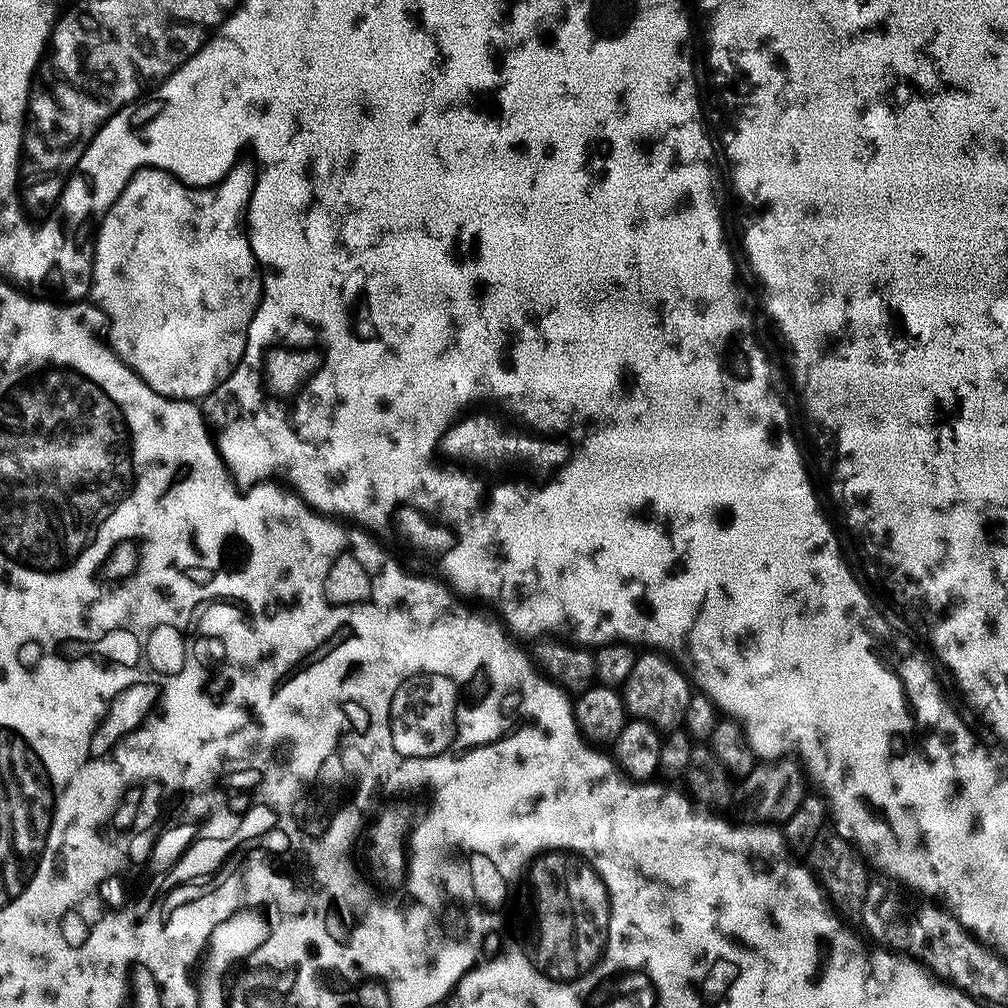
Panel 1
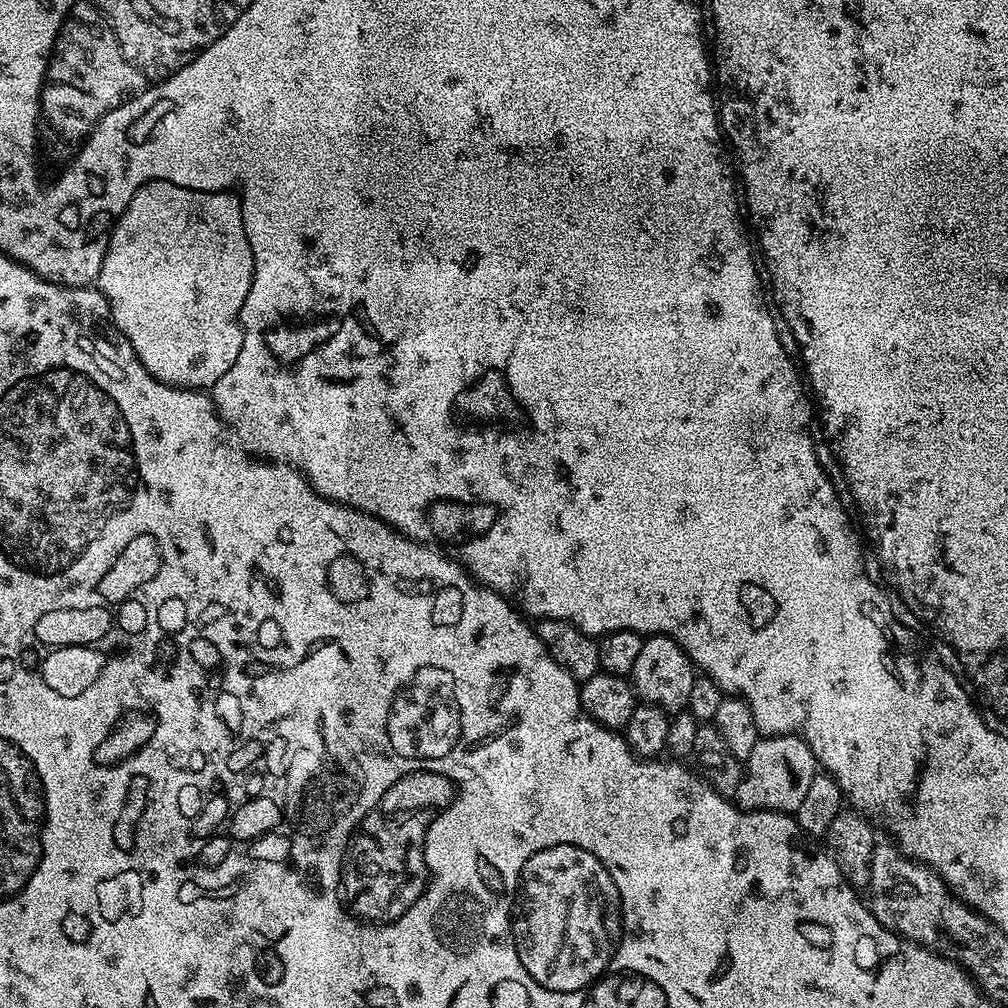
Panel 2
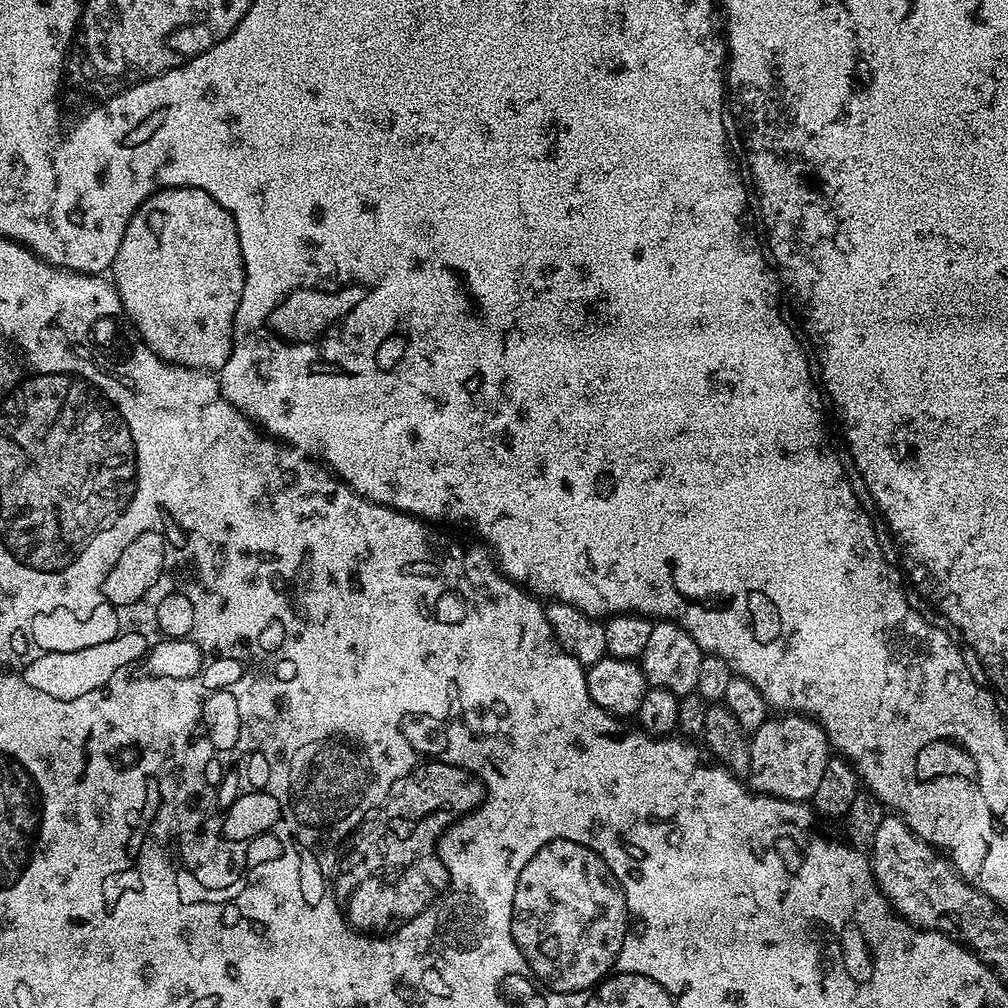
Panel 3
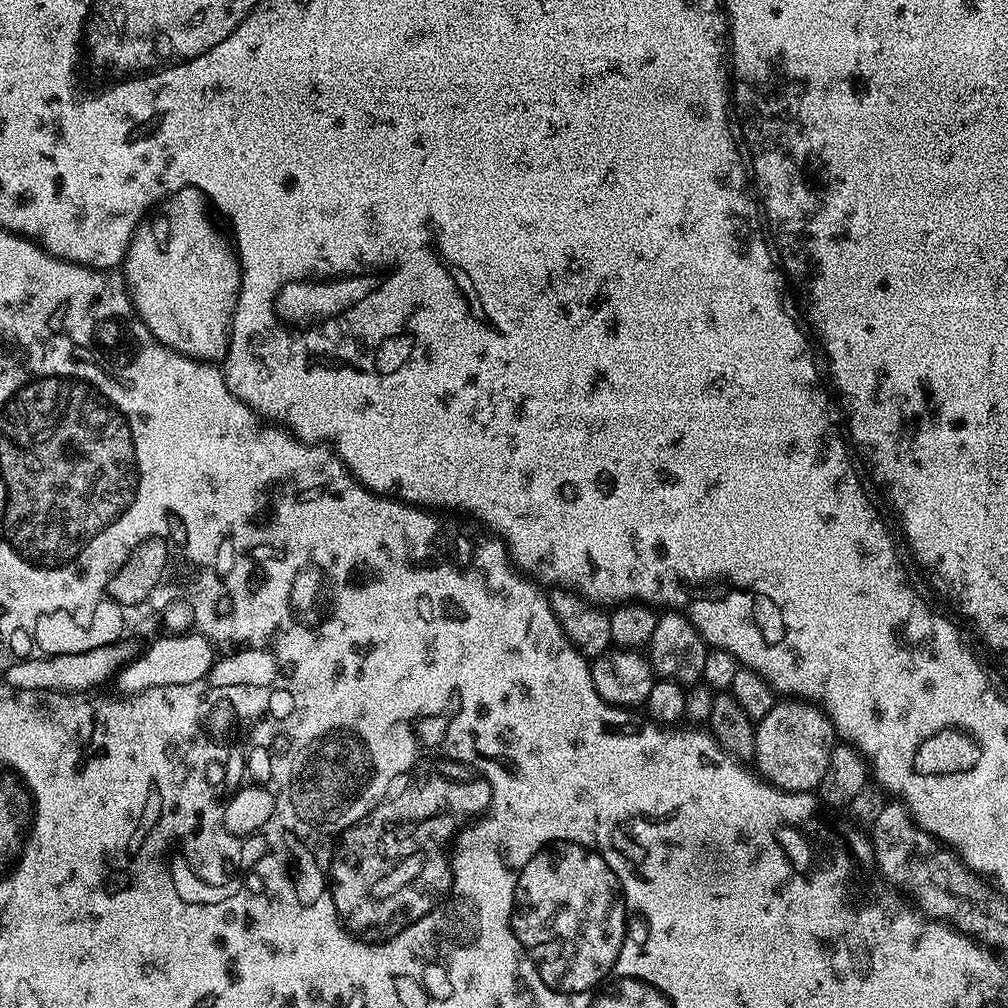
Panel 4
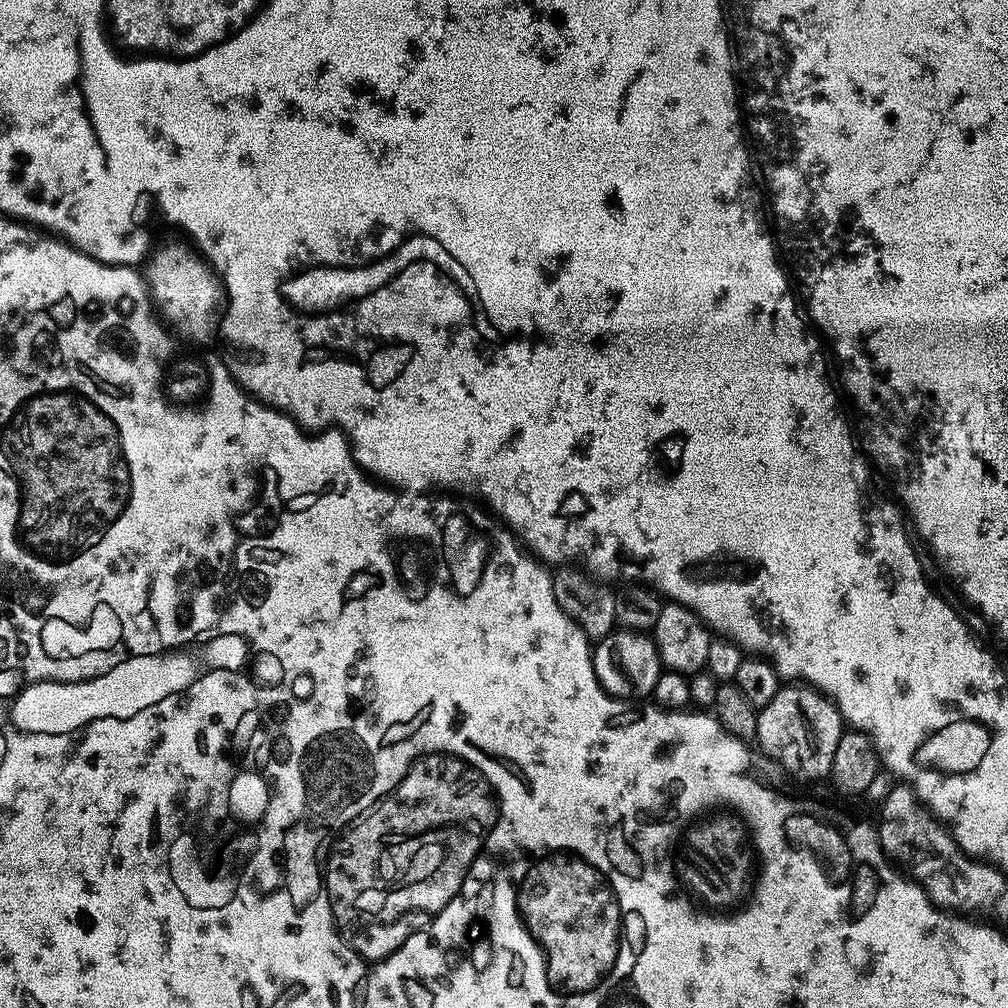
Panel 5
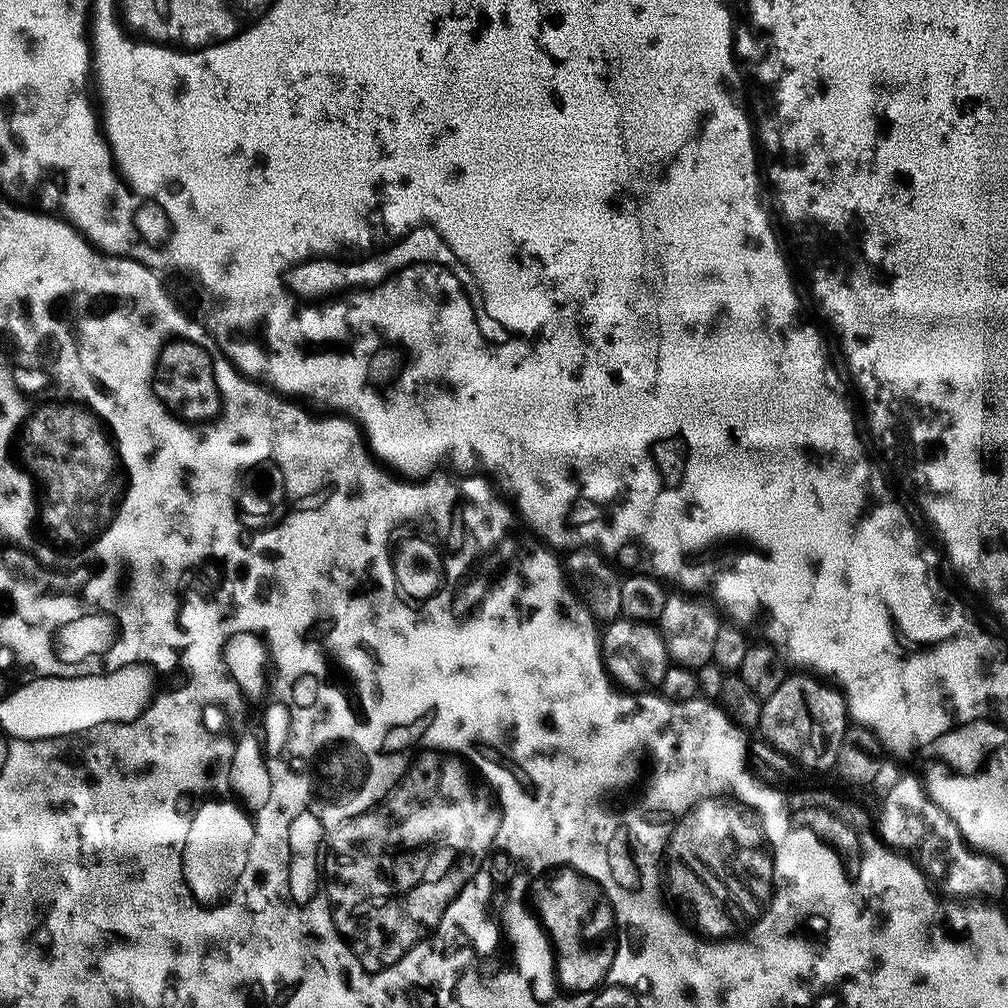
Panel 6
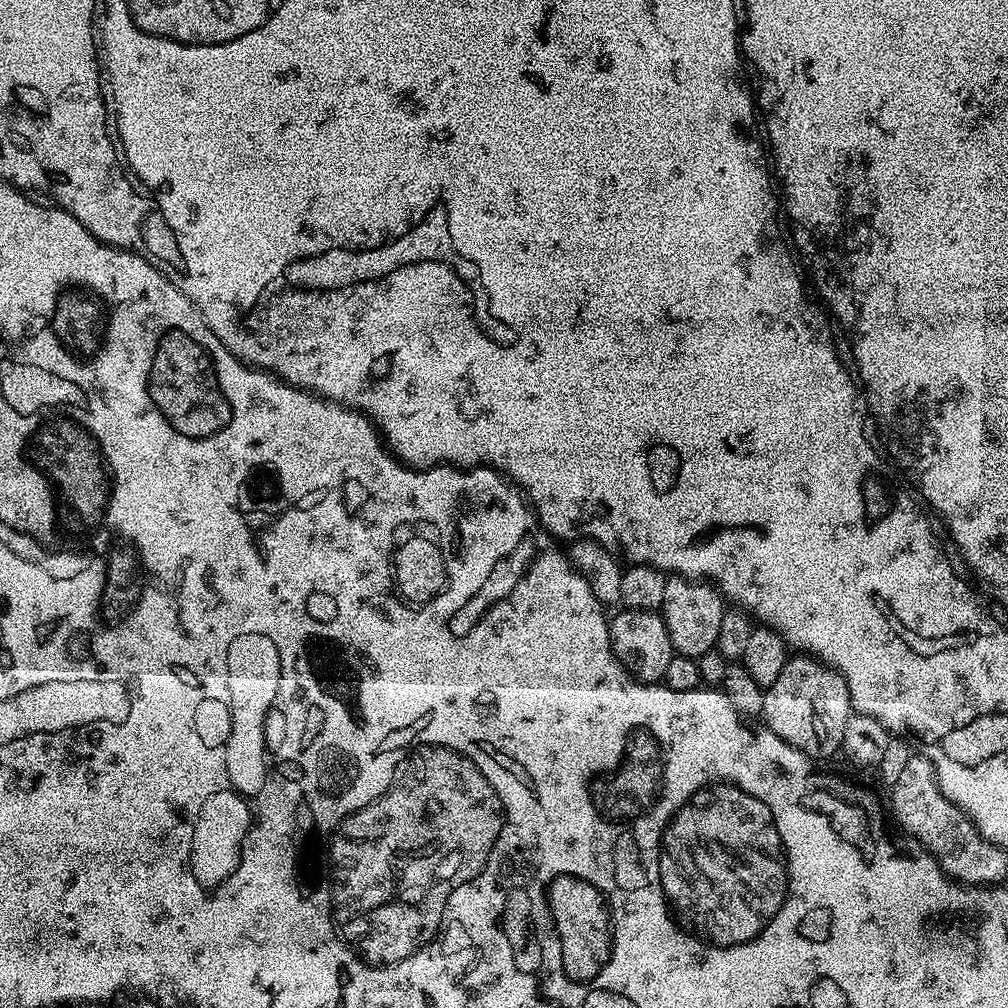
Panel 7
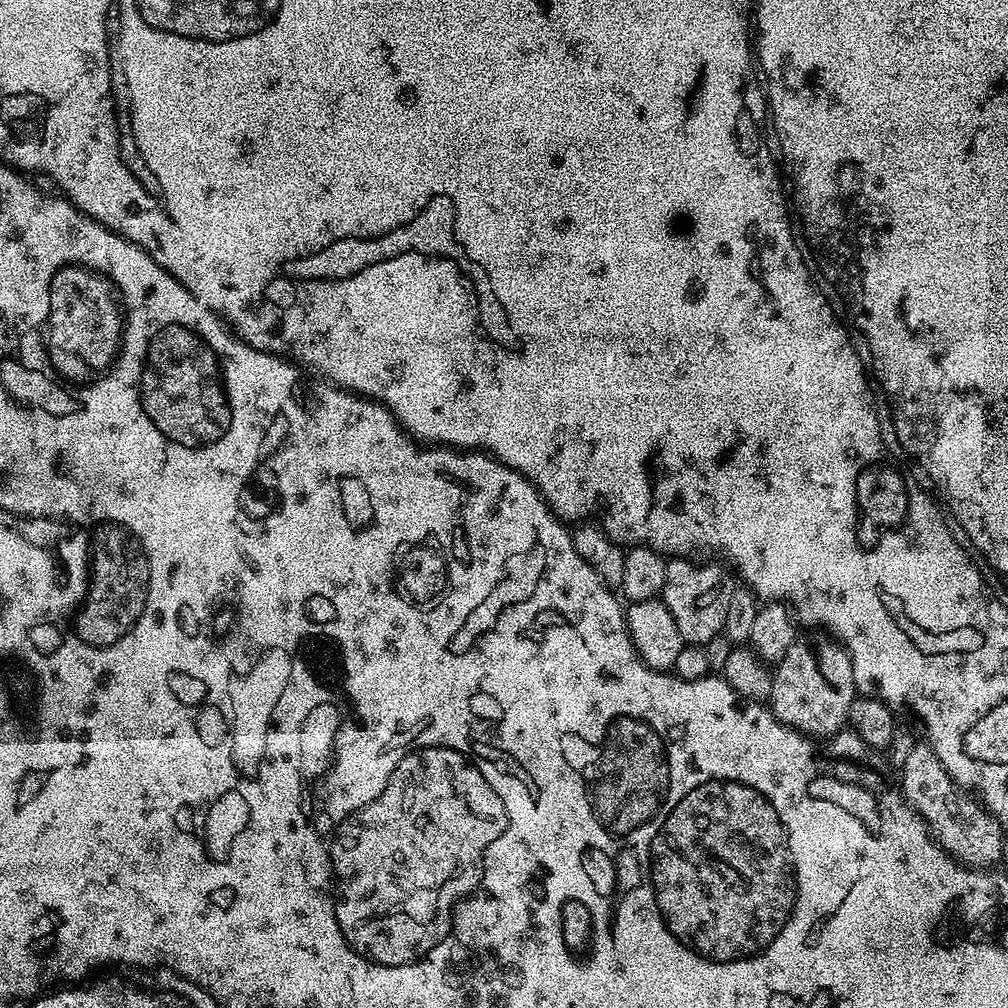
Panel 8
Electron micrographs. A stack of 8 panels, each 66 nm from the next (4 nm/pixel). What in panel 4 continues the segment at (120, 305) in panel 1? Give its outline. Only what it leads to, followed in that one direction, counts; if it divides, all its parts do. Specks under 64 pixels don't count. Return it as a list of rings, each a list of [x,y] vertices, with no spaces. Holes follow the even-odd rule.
[[[182,188],[167,197],[155,213],[157,216],[145,219],[132,236],[132,245],[124,255],[122,279],[128,285],[135,315],[147,326],[150,334],[183,356],[220,362],[228,354],[232,315],[240,293],[240,261],[208,221],[207,211],[205,197],[196,188]]]

